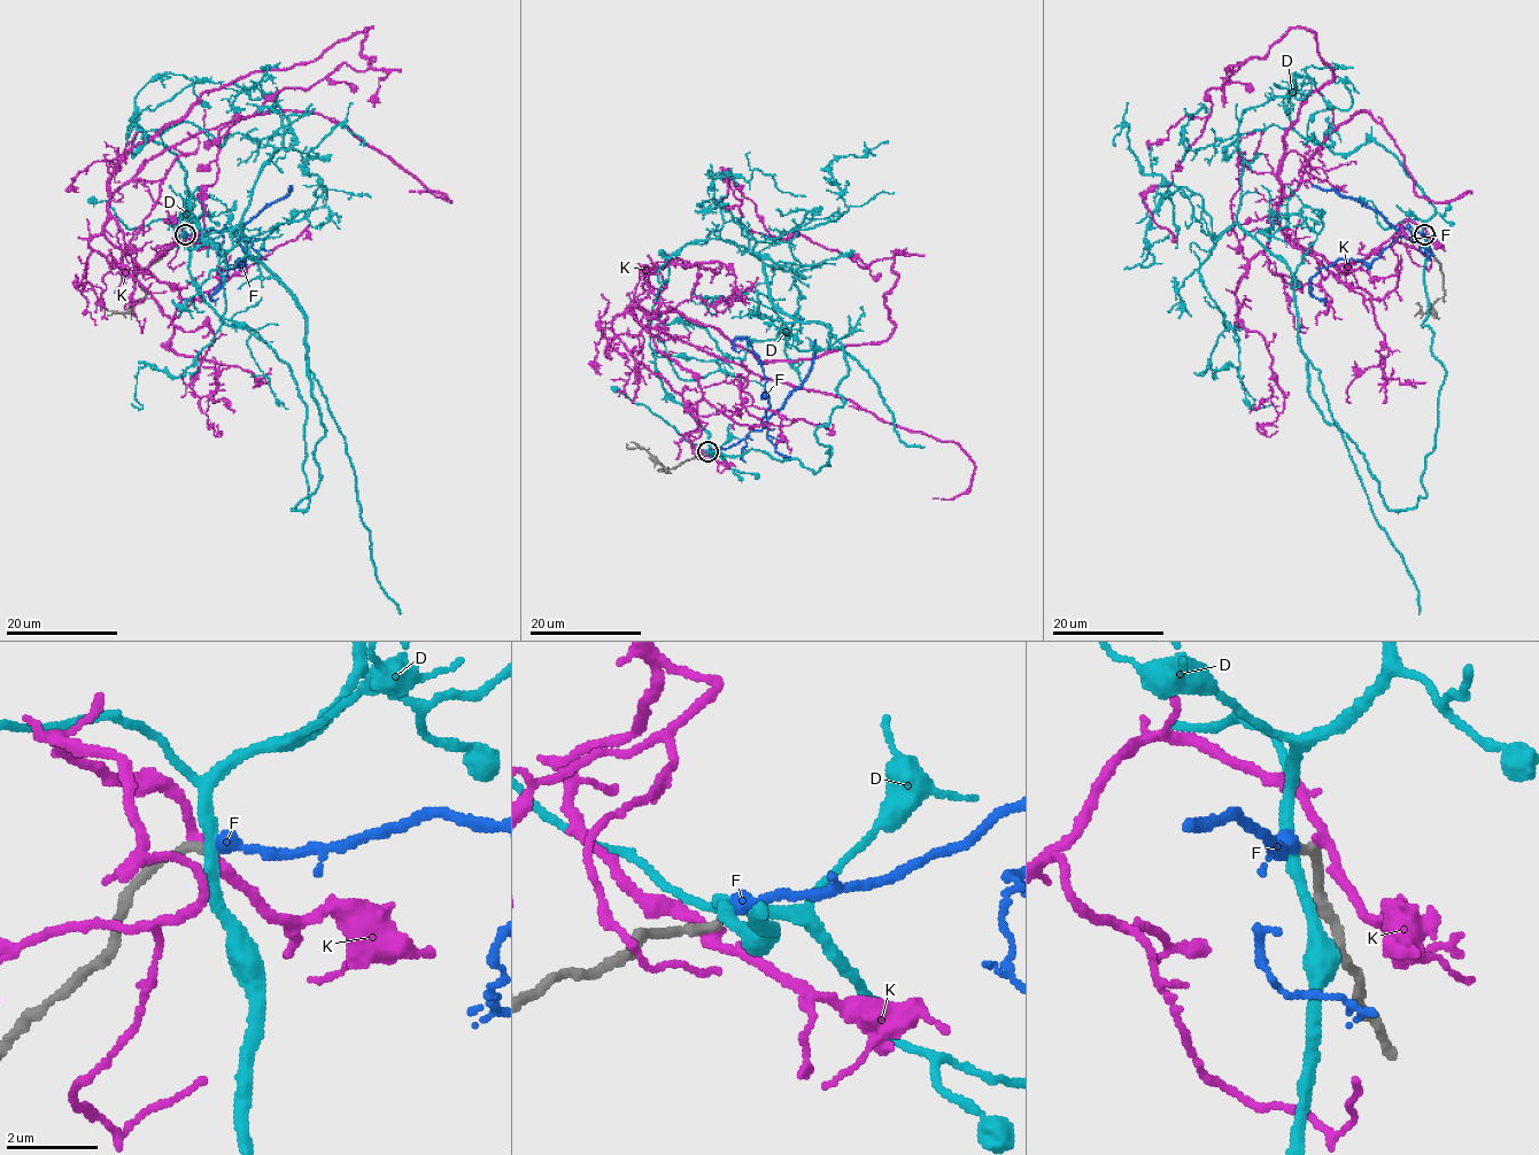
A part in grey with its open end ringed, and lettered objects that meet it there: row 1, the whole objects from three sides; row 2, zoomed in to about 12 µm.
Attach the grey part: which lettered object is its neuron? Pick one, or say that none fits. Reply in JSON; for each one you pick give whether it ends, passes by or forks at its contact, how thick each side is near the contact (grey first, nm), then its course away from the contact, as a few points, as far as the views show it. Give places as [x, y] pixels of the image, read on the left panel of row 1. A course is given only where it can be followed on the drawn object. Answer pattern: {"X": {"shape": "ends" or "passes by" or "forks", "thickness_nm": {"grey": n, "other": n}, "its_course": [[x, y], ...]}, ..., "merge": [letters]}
{"F": {"shape": "ends", "thickness_nm": {"grey": 200, "other": 320}, "its_course": [[186, 234], [227, 229], [240, 232], [239, 243], [246, 262], [239, 260], [231, 268], [210, 296], [218, 299]]}, "merge": ["F"]}

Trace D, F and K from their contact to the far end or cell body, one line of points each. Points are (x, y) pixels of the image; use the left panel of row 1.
D: (184, 234), (196, 294), (291, 371), (306, 509), (304, 311), (240, 224), (221, 327), (131, 403)
F: (186, 234), (227, 229), (240, 232), (239, 243), (246, 262), (239, 260), (231, 268), (210, 296), (218, 299)
K: (183, 234), (144, 270), (90, 245), (120, 161), (372, 26), (369, 68), (218, 141), (191, 242)

